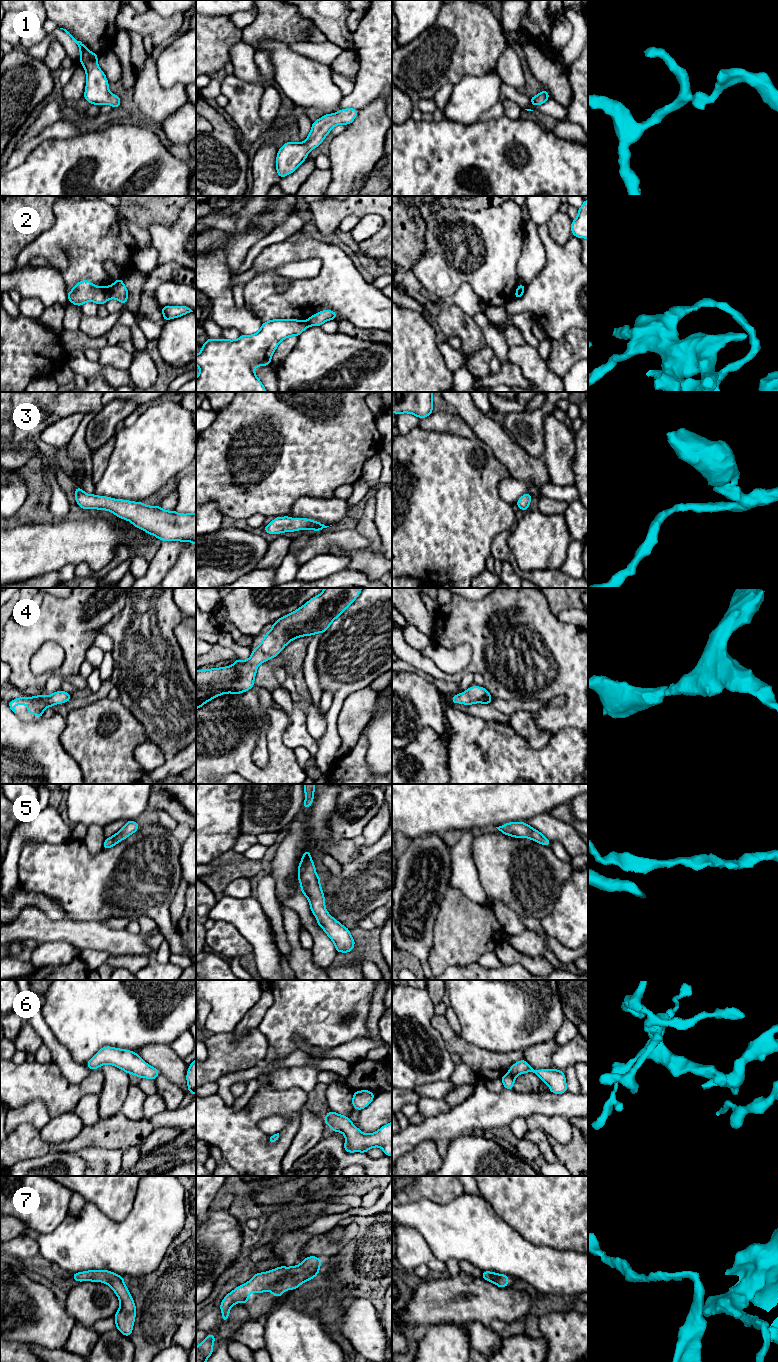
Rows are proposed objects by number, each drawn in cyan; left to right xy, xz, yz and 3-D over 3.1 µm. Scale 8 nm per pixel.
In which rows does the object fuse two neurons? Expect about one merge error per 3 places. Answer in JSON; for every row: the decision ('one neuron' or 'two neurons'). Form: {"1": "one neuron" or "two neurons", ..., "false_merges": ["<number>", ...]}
{"1": "one neuron", "2": "two neurons", "3": "one neuron", "4": "one neuron", "5": "one neuron", "6": "one neuron", "7": "one neuron", "false_merges": ["2"]}

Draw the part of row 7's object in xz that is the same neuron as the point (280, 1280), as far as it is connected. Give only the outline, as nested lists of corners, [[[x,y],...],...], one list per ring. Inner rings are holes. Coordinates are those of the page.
[[[308,1256],[298,1266],[280,1266],[268,1272],[255,1273],[247,1283],[238,1286],[224,1297],[220,1304],[222,1322],[227,1322],[229,1311],[234,1304],[242,1302],[246,1305],[250,1292],[260,1294],[268,1290],[280,1298],[286,1290],[296,1290],[299,1285],[317,1276],[321,1261],[318,1257]]]

